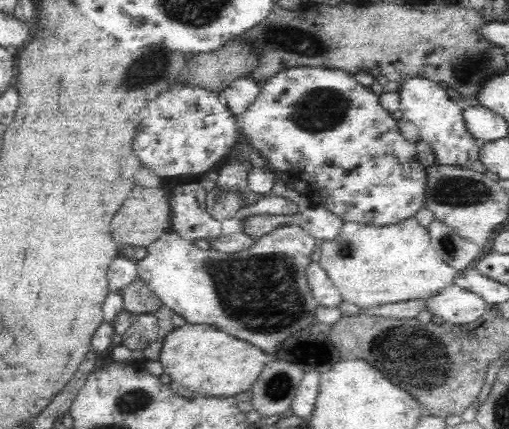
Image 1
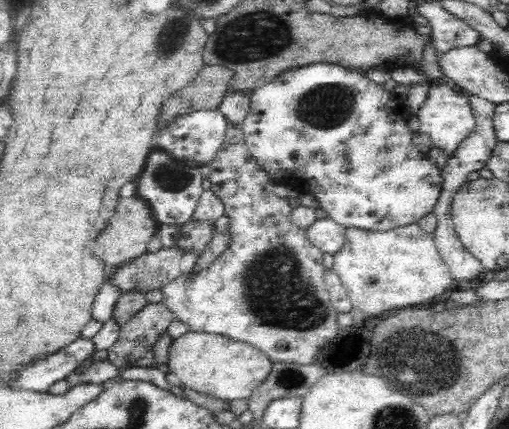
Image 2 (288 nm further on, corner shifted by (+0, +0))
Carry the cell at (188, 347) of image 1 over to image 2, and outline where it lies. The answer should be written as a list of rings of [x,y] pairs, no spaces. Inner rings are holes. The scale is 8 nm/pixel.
[[[186,332],[176,338],[168,354],[170,372],[180,380],[180,386],[188,386],[196,392],[222,398],[238,400],[250,398],[256,386],[260,386],[272,372],[272,360],[248,342],[238,342],[228,336],[216,336],[208,332]]]

